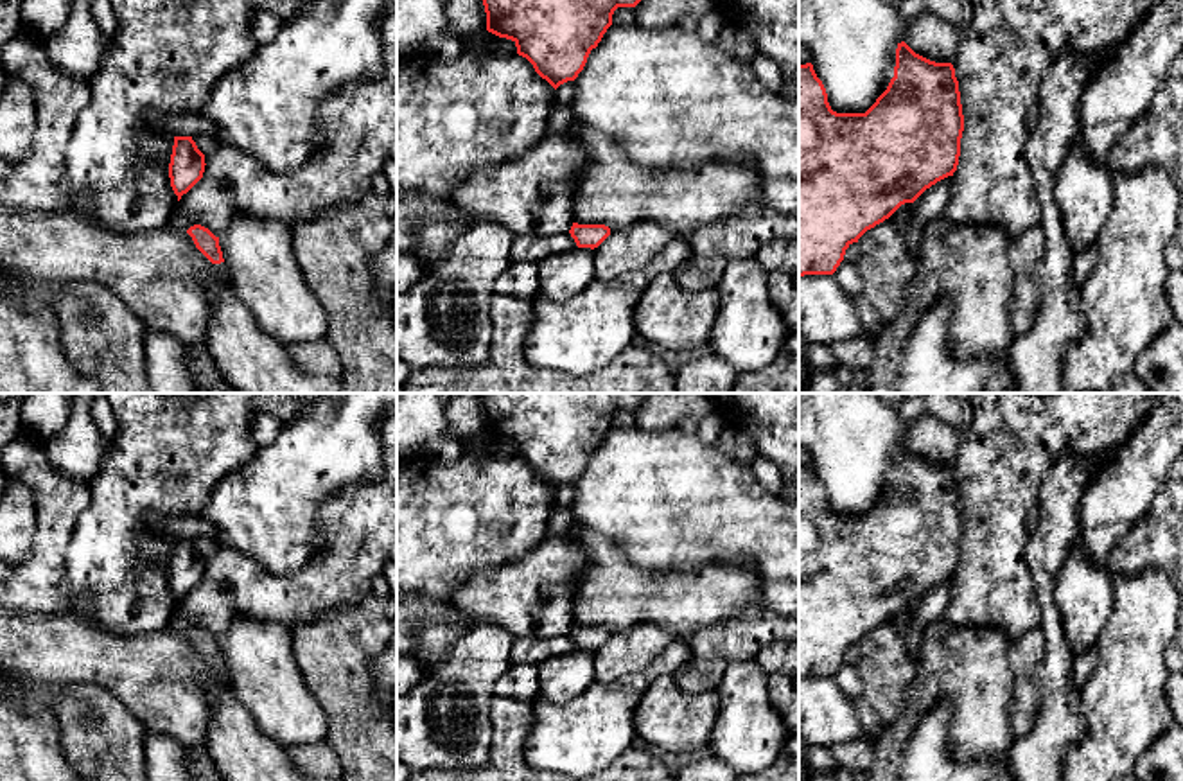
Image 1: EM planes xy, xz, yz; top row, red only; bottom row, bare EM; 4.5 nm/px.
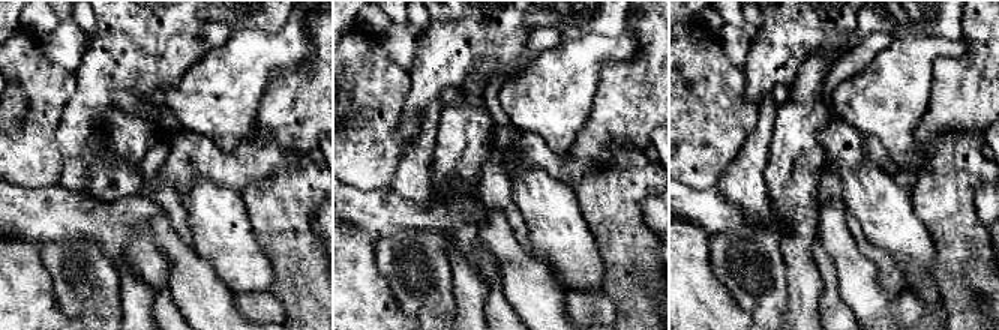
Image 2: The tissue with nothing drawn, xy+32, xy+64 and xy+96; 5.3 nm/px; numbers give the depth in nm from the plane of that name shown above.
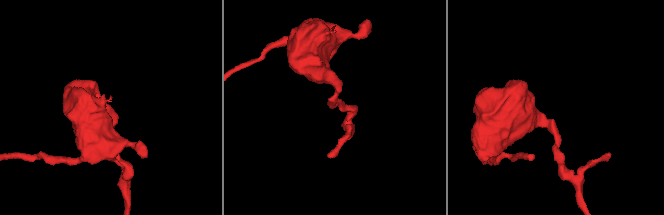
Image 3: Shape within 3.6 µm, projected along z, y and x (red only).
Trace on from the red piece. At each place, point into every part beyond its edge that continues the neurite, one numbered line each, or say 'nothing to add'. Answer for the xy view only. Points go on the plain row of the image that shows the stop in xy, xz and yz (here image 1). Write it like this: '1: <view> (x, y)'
nothing to add

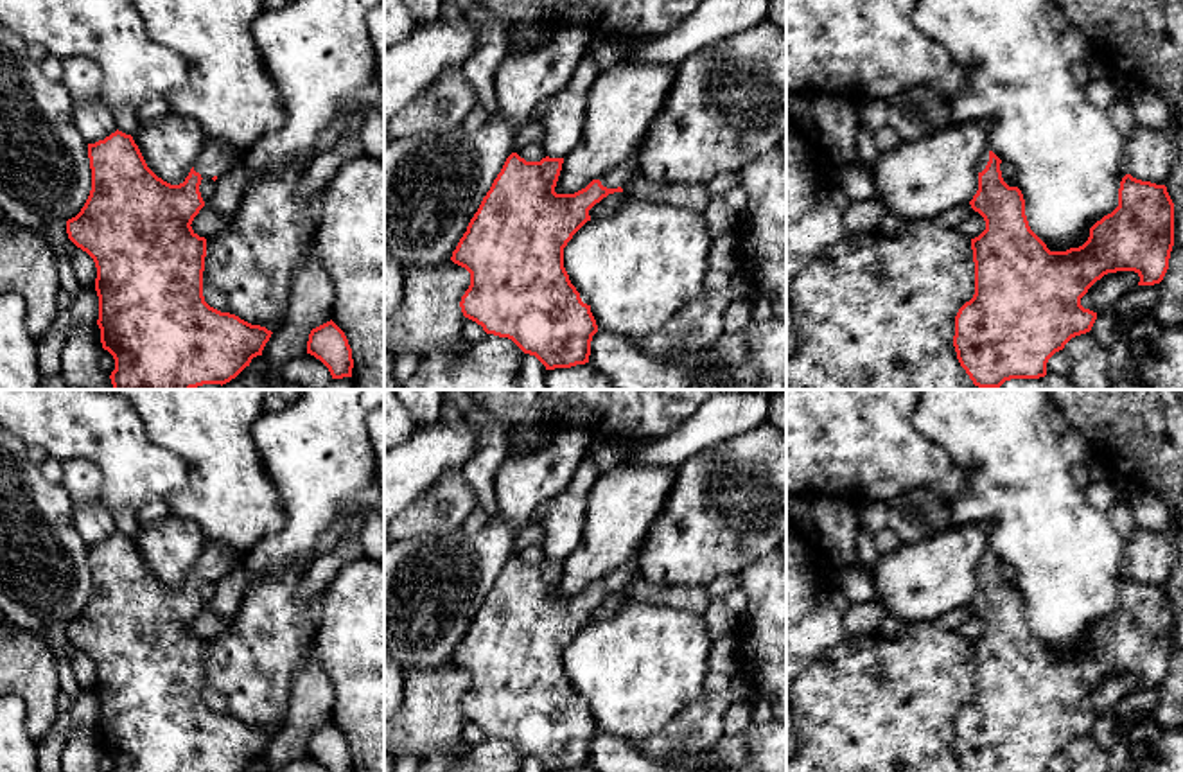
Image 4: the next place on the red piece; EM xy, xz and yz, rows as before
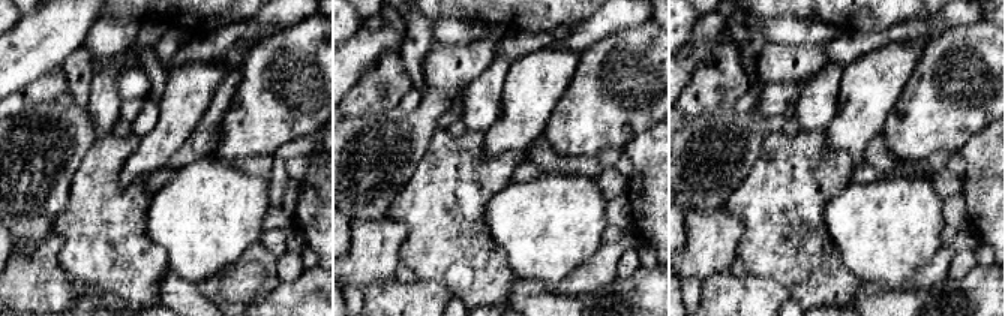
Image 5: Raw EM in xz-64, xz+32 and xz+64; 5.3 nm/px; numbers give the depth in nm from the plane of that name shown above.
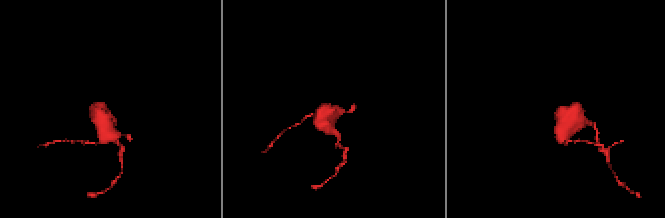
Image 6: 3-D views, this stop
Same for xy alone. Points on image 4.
1: xy (216, 561)

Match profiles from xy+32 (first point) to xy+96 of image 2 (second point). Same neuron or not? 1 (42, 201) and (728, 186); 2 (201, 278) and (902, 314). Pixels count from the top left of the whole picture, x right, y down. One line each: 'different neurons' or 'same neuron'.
1: different neurons
2: different neurons

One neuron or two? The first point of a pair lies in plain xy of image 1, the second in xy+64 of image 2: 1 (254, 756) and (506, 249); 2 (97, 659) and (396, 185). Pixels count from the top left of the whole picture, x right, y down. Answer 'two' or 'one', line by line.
1: one
2: two

